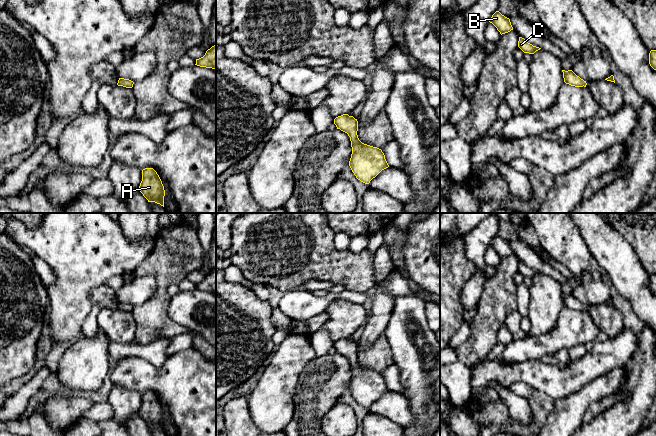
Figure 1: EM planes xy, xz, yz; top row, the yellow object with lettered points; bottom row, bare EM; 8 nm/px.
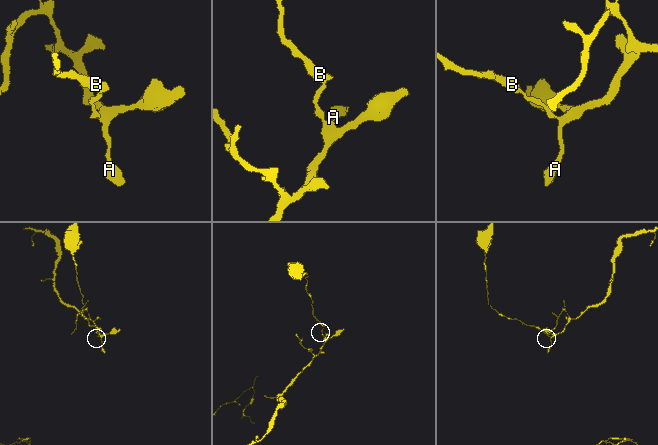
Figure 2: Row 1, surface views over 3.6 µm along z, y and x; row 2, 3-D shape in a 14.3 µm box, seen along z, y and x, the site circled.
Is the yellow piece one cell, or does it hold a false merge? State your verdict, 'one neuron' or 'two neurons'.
two neurons

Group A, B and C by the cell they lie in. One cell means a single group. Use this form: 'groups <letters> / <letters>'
groups A / B C

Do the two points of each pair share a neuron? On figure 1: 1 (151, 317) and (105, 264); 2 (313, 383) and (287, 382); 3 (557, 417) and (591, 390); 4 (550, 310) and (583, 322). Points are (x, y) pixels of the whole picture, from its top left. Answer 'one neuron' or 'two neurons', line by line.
1: two neurons
2: two neurons
3: one neuron
4: two neurons

